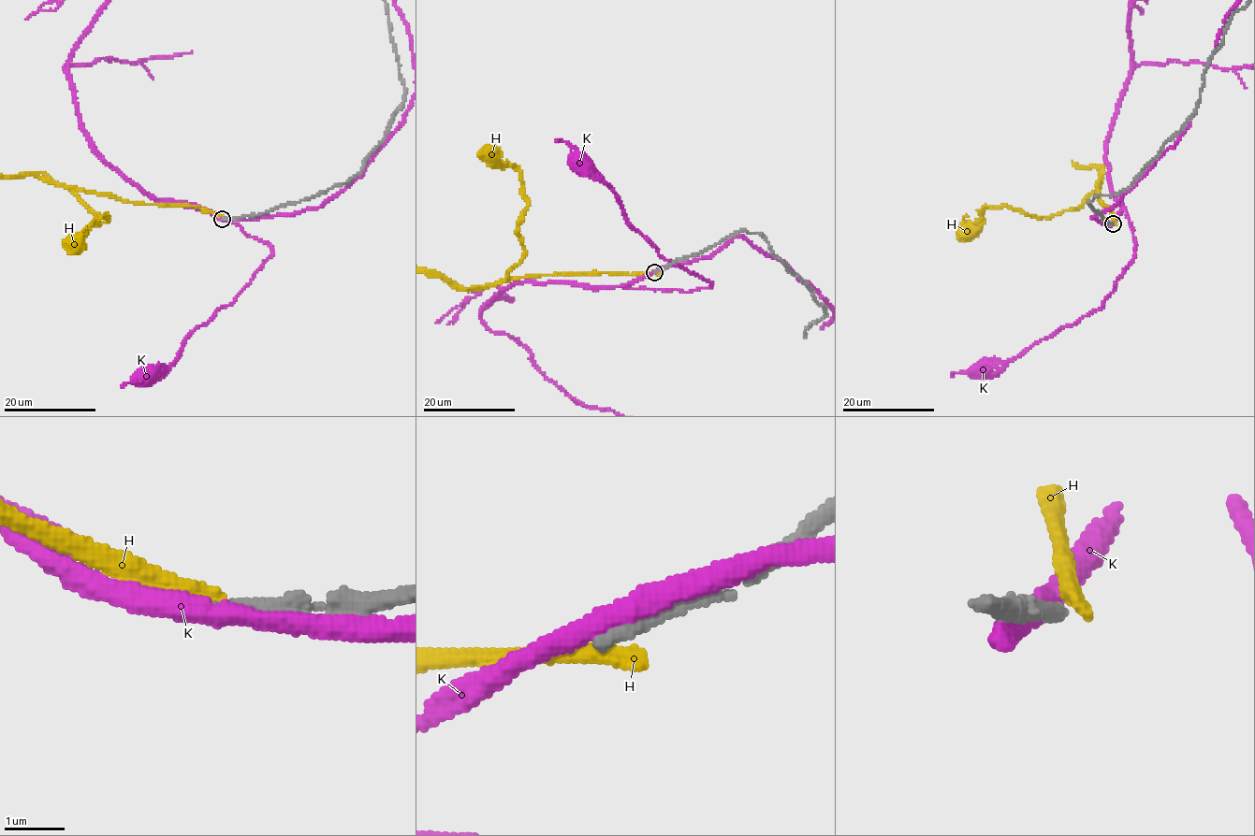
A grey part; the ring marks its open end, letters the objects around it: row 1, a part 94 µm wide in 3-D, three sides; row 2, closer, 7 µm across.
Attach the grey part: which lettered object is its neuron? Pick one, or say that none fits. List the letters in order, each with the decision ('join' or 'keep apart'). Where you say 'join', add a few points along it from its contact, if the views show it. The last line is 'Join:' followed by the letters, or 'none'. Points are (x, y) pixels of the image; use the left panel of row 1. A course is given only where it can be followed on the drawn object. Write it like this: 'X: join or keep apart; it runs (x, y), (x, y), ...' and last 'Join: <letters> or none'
H: keep apart
K: keep apart
Join: none

